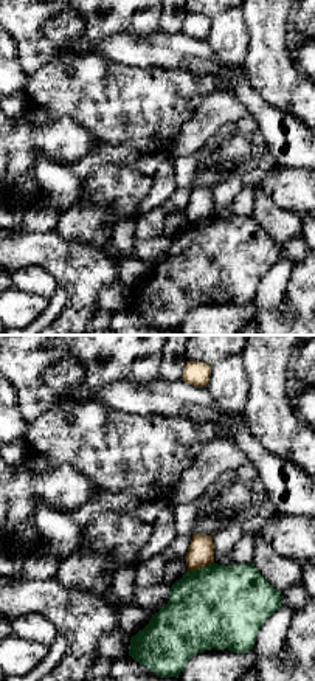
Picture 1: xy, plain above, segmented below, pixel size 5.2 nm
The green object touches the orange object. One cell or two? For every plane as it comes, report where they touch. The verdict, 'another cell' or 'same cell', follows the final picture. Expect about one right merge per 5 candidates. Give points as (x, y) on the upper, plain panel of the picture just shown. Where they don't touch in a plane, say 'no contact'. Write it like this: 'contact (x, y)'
contact (200, 221)

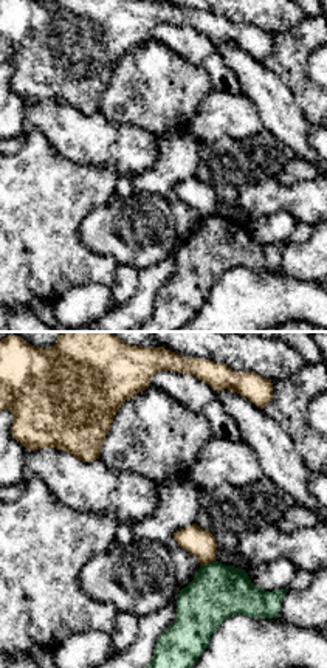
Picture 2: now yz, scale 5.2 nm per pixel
contact (208, 216)

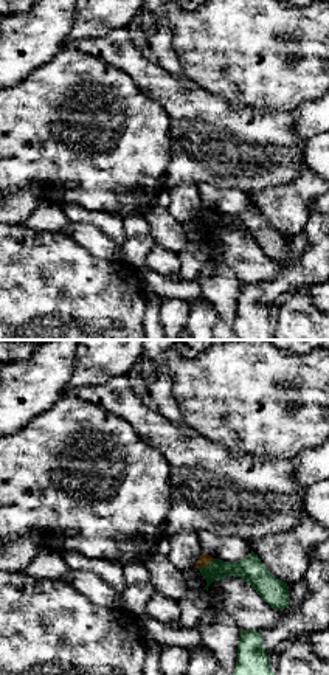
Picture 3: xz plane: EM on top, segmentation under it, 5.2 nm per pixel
contact (205, 218)

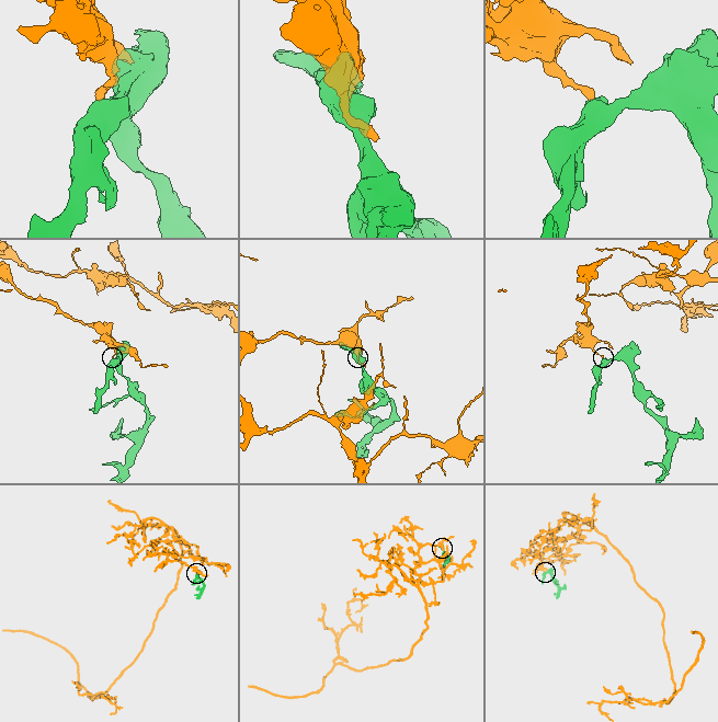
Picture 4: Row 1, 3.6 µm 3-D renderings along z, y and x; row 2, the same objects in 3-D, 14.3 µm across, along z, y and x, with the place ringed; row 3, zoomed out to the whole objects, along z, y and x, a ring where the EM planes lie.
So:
another cell

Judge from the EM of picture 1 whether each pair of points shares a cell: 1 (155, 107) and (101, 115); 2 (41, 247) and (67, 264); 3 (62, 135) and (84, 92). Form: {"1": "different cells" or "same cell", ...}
{"1": "same cell", "2": "same cell", "3": "different cells"}

